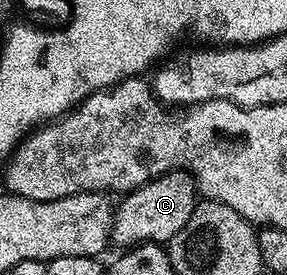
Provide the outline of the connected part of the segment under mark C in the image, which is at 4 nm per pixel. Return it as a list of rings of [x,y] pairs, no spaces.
[[[172,169],[169,173],[147,181],[142,187],[132,190],[115,206],[112,219],[111,244],[120,247],[135,247],[149,243],[167,243],[186,227],[194,207],[198,204],[196,184],[186,169]]]

